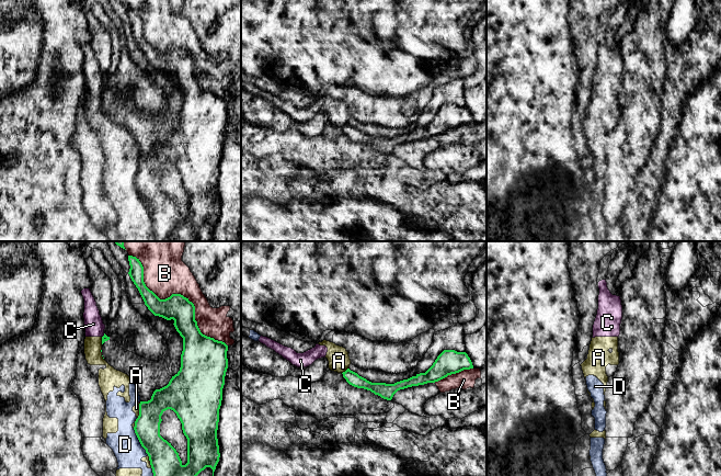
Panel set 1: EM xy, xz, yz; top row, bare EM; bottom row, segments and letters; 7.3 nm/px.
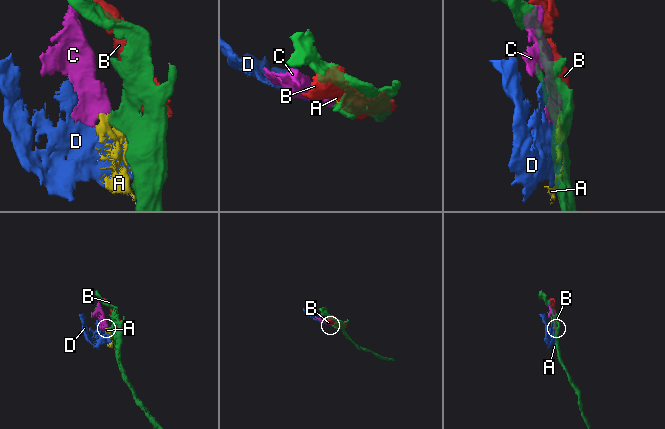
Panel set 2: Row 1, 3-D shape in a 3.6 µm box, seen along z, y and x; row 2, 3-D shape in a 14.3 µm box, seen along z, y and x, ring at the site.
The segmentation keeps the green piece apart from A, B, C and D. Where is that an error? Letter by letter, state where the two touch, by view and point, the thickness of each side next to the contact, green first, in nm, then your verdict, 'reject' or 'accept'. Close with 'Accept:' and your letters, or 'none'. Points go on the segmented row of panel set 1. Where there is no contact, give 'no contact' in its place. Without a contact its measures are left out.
A: xz (345, 371) | 100/160 nm | reject
B: xy (180, 294) | 190/320 nm | reject
C: xy (103, 336) | 50/140 nm | reject
D: xy (139, 441) | 220/200 nm | reject
Accept: none

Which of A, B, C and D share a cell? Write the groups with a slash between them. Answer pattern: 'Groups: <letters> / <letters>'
Groups: A C D / B

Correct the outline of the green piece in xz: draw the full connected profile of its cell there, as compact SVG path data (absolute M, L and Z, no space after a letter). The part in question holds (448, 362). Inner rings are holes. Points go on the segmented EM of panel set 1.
M444 350L425 373L416 374L415 376L394 384L371 383L350 369L342 374L350 385L370 390L384 399L391 400L393 395L400 389L424 385L427 383L435 383L447 377L448 375L470 369L473 369L473 365L466 352Z

